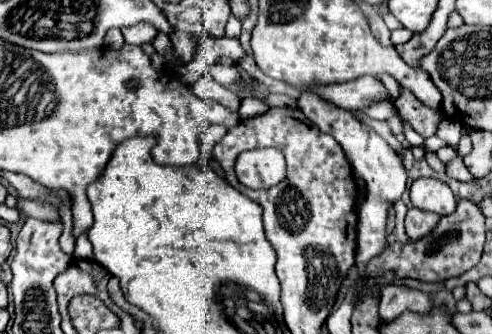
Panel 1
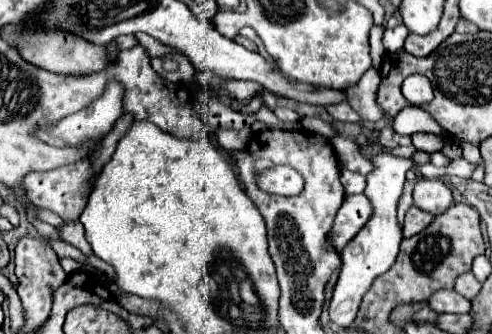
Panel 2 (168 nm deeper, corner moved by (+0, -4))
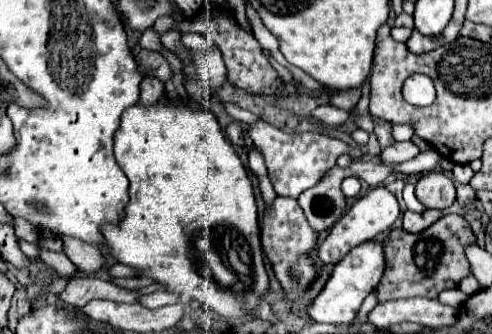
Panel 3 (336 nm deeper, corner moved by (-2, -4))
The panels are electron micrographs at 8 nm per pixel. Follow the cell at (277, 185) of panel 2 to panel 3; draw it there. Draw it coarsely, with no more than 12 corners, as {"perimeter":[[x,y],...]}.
{"perimeter":[[262,119],[248,133],[274,191],[298,197],[342,153],[322,133],[289,133]]}

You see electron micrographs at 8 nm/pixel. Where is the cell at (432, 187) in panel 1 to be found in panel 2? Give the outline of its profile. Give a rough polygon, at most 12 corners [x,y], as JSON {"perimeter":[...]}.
{"perimeter":[[418,179],[414,205],[440,215],[452,191],[440,179]]}

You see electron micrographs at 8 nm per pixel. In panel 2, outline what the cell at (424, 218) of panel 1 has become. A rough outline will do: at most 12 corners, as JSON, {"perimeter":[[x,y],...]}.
{"perimeter":[[410,207],[404,237],[424,231],[434,215]]}

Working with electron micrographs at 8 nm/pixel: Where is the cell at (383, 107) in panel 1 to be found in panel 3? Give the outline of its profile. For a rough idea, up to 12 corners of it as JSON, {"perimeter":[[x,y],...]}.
{"perimeter":[[320,105],[312,111],[312,119],[340,127],[350,113],[334,107]]}

